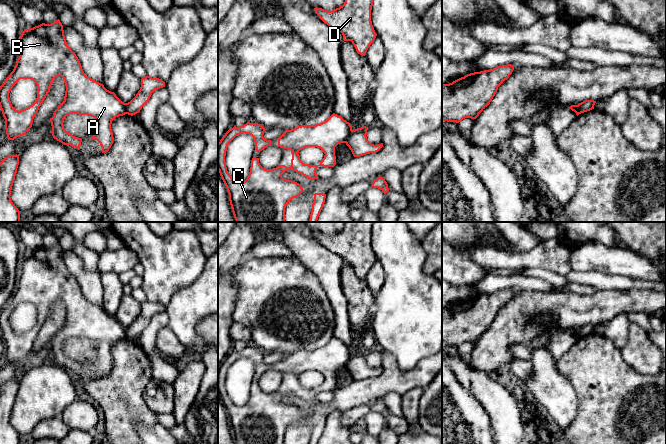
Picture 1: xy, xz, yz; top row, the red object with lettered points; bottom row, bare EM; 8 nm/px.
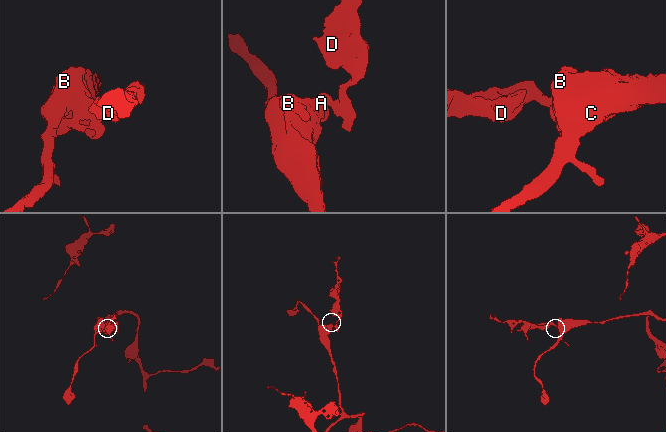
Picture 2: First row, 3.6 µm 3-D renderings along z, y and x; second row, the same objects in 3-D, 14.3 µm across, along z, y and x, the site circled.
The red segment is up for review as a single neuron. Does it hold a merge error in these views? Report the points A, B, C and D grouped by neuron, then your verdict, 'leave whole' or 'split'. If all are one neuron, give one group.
groups A B C / D; split

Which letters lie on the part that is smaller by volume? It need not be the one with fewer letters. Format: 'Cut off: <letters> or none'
Cut off: D

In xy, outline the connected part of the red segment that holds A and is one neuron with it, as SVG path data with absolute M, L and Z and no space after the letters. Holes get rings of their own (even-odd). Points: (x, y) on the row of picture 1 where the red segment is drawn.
M60 20L24 29L20 45L21 53L16 65L0 86L0 109L8 140L23 136L30 130L54 79L61 76L66 91L64 101L50 118L53 138L80 149L82 139L67 132L63 123L65 117L73 113L88 115L96 119L97 126L97 132L90 140L100 143L102 153L108 152L114 140L112 121L126 114L125 103L84 73L78 57L66 42ZM20 79L31 79L36 83L37 98L32 105L18 111L12 106L9 93Z

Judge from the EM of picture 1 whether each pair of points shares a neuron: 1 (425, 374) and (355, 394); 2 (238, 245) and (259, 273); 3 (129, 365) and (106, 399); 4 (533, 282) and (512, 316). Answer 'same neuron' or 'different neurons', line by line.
1: same neuron
2: different neurons
3: same neuron
4: different neurons

